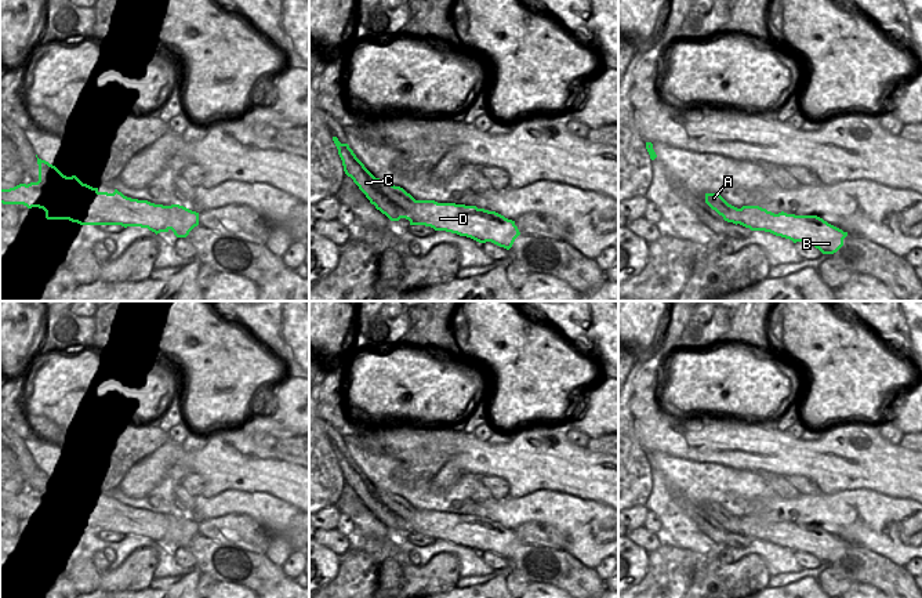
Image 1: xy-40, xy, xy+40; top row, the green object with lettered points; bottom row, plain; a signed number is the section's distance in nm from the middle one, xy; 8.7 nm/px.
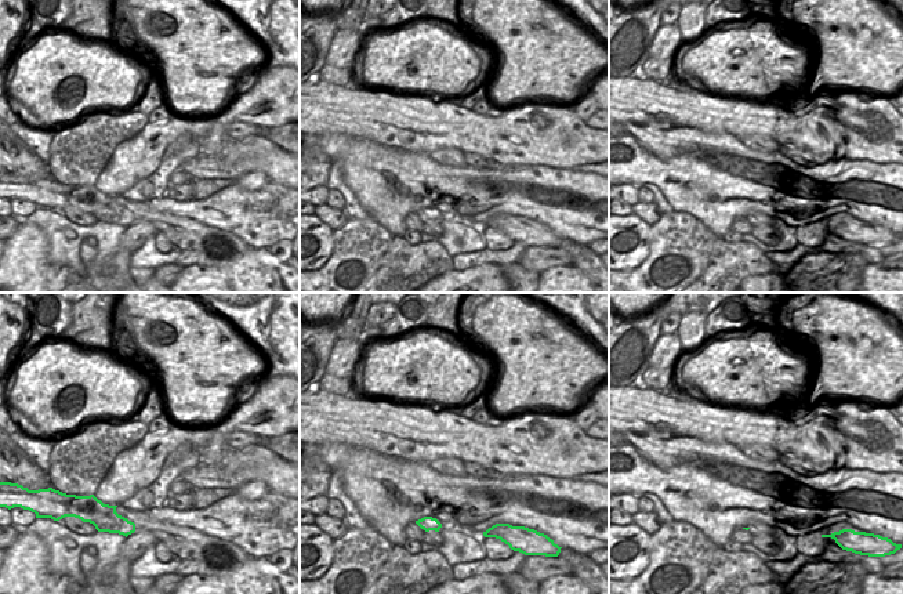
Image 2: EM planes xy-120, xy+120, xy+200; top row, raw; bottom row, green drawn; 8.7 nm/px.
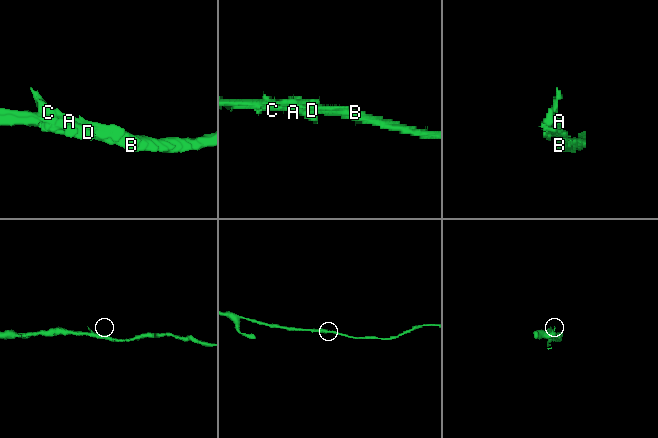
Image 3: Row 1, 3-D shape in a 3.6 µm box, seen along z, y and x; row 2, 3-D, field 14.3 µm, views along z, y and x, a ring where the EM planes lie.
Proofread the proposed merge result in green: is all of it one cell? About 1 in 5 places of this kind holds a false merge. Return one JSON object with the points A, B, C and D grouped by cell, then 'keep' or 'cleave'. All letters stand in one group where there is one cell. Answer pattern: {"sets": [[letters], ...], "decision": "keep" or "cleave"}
{"sets": [["A", "B", "C", "D"]], "decision": "keep"}

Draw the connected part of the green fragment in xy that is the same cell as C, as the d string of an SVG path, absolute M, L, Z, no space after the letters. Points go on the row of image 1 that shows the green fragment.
M333 141L342 160L344 171L391 221L406 218L410 225L425 225L435 231L446 231L471 238L479 243L491 242L509 250L520 235L515 221L504 215L455 203L438 203L435 200L415 200L403 188L375 178L356 157L348 144Z

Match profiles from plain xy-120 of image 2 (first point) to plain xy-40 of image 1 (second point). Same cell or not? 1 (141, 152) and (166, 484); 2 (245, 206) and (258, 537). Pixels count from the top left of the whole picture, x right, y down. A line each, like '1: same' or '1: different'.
1: different
2: same

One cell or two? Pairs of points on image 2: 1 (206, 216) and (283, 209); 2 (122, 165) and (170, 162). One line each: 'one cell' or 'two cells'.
1: one cell
2: two cells

